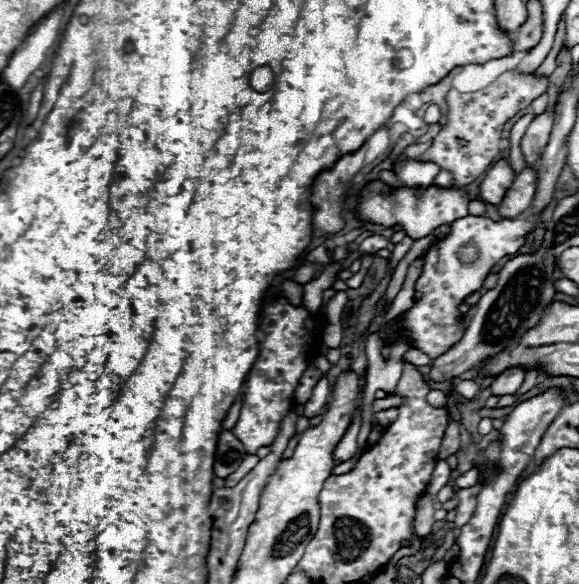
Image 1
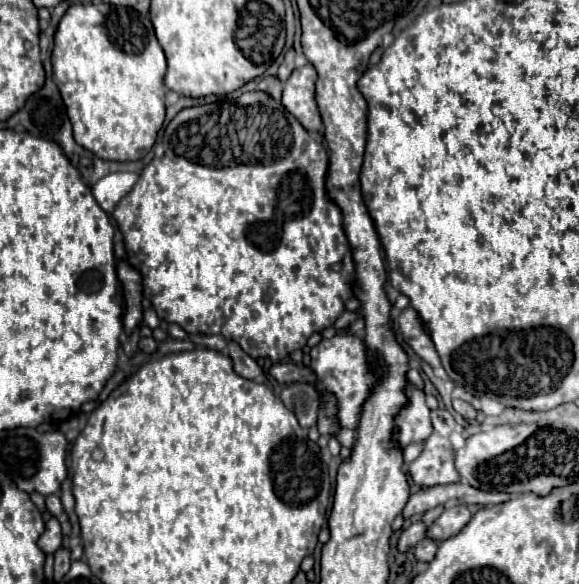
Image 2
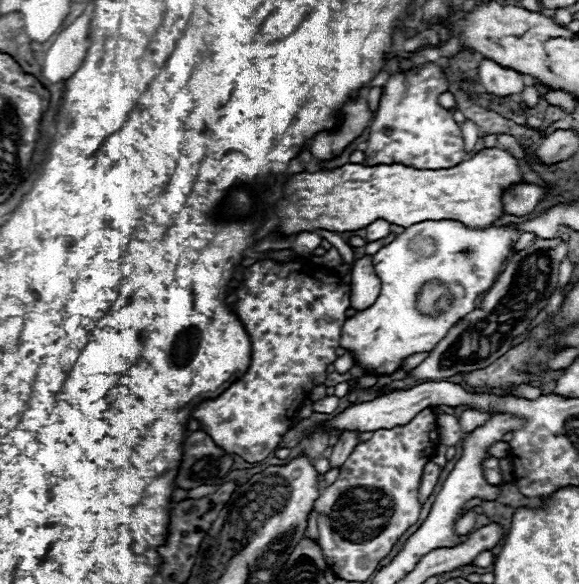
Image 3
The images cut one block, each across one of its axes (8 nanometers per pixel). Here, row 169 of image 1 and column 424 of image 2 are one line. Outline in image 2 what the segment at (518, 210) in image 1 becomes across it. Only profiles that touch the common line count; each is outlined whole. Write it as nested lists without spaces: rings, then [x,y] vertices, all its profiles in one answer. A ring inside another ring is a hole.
[[[418,520],[418,522],[412,522],[406,530],[402,530],[400,538],[398,538],[398,550],[400,552],[406,552],[408,548],[414,548],[426,534],[426,526]]]

